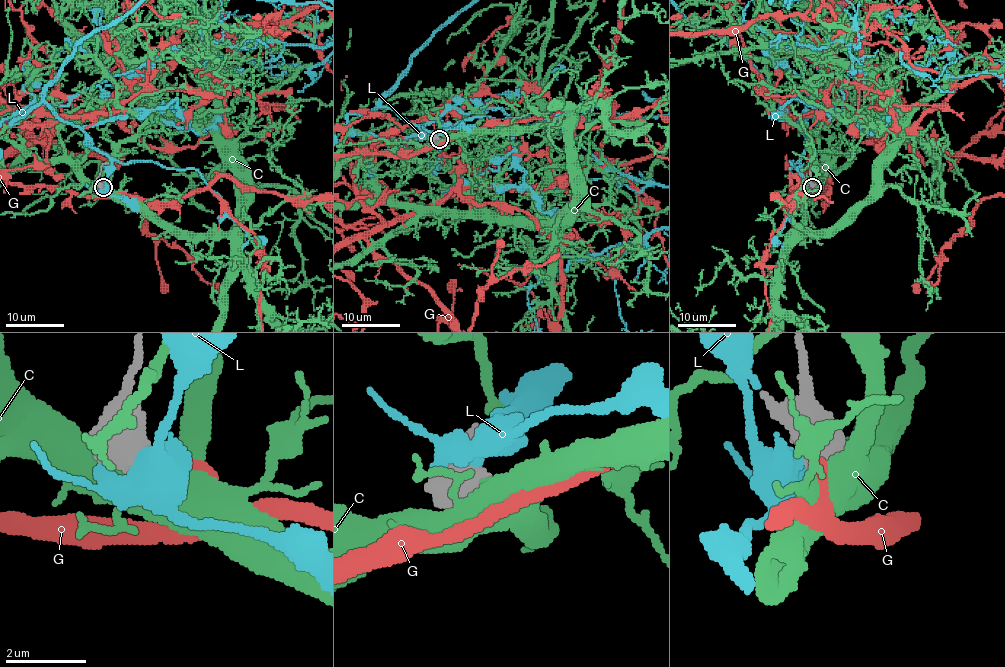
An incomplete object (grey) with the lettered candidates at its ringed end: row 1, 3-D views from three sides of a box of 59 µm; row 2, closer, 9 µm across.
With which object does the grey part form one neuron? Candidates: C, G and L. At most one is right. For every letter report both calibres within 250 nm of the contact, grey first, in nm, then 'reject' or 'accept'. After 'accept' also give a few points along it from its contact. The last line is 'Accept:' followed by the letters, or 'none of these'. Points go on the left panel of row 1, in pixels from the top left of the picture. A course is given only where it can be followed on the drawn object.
C: calibres 700 and 700 nm; reject
G: calibres 650 and 200 nm; accept
L: calibres 800 and 650 nm; reject
Accept: G

